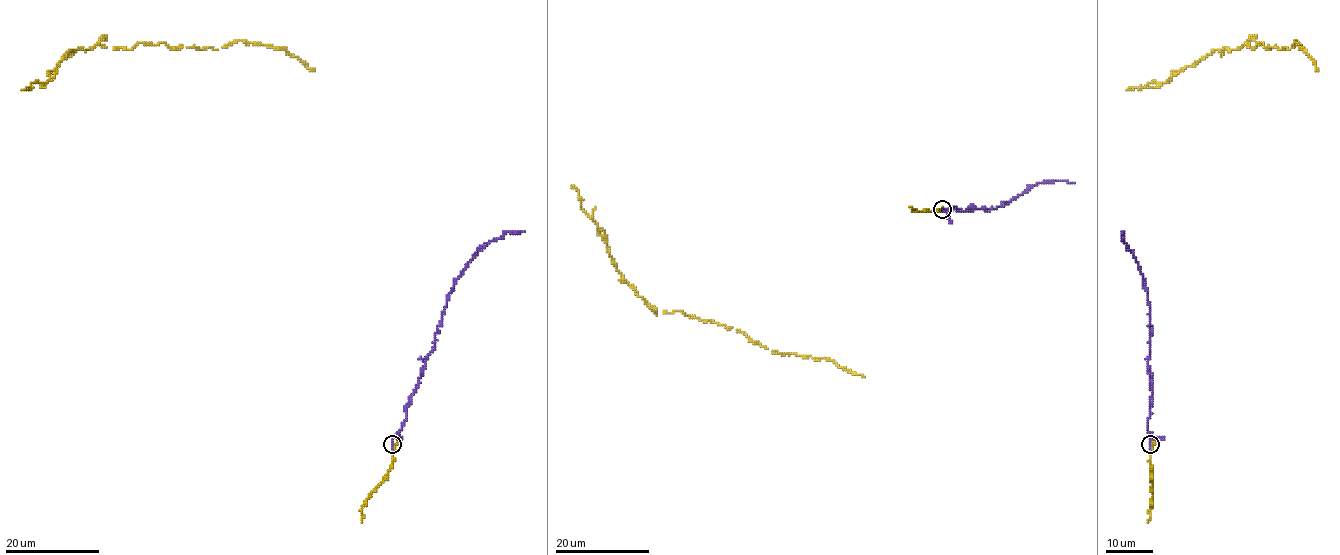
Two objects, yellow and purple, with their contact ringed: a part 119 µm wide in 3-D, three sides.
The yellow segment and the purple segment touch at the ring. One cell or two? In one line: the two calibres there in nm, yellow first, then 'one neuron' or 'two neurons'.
130/150 nm | one neuron

